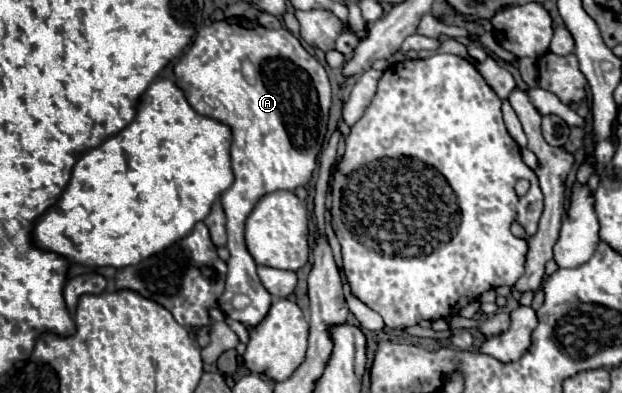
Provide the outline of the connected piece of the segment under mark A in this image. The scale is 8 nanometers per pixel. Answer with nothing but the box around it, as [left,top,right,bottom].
[175,18,331,328]

